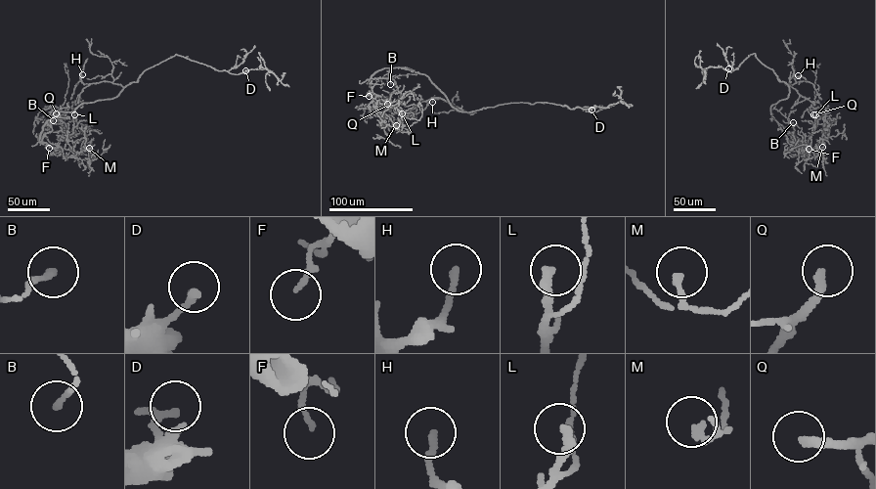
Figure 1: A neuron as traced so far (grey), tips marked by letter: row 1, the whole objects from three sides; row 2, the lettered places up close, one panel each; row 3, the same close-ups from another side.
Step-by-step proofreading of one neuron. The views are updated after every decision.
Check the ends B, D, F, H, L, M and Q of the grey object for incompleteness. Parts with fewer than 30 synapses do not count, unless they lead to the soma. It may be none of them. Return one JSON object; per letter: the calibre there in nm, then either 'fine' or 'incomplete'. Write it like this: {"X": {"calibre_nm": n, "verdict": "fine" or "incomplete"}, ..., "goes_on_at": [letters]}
{"B": {"calibre_nm": 170, "verdict": "fine"}, "D": {"calibre_nm": 240, "verdict": "fine"}, "F": {"calibre_nm": 120, "verdict": "fine"}, "H": {"calibre_nm": 200, "verdict": "fine"}, "L": {"calibre_nm": 260, "verdict": "incomplete"}, "M": {"calibre_nm": 140, "verdict": "fine"}, "Q": {"calibre_nm": 220, "verdict": "incomplete"}, "goes_on_at": ["L", "Q"]}

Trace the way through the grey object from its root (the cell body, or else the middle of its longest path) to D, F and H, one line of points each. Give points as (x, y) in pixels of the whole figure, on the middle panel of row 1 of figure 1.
D: (450, 104), (466, 111), (503, 104), (541, 102), (591, 110)
F: (450, 104), (428, 77), (406, 67), (385, 67), (375, 72), (370, 79), (369, 96)
H: (450, 104), (462, 111), (440, 98), (430, 100), (430, 97), (432, 102)

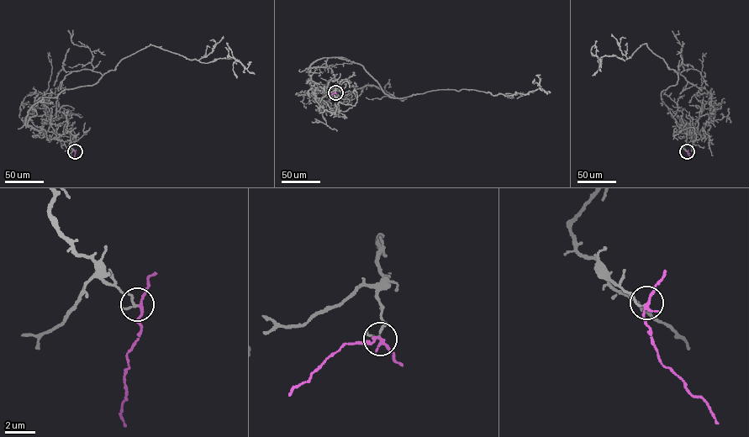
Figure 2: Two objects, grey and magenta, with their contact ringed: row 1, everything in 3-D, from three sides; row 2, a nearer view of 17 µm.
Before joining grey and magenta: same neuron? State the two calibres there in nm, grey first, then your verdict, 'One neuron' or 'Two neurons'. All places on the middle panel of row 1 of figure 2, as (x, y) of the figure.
Thickness 110 nm (grey) against 170 nm. One neuron

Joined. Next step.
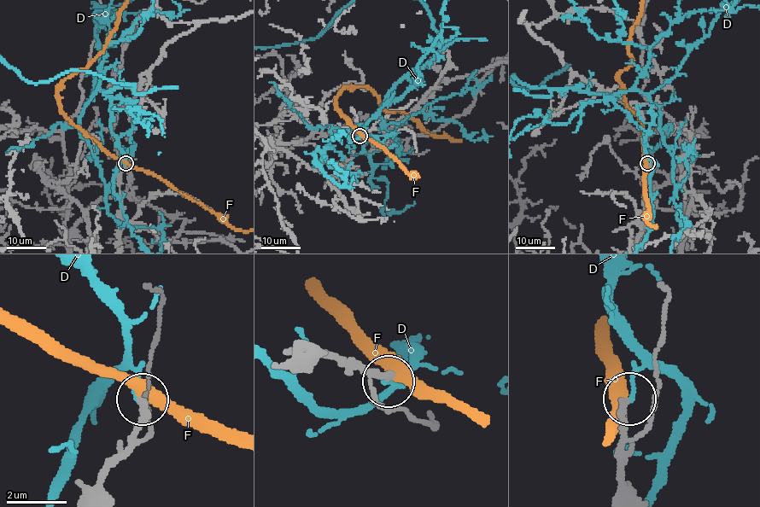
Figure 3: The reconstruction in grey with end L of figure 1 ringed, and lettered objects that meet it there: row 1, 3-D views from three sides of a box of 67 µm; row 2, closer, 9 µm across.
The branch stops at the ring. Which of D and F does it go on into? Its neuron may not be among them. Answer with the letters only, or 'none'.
none

